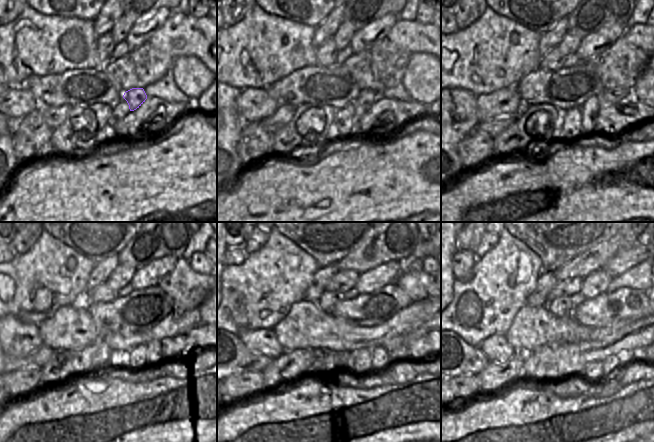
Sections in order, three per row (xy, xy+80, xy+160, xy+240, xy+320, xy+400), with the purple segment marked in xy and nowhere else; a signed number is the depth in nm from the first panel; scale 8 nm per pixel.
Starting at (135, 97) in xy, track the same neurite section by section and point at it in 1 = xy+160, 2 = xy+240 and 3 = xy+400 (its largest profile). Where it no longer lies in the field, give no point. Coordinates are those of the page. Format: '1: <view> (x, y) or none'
1: xy+160 (589, 111)
2: xy+240 (146, 355)
3: xy+400 (594, 372)

